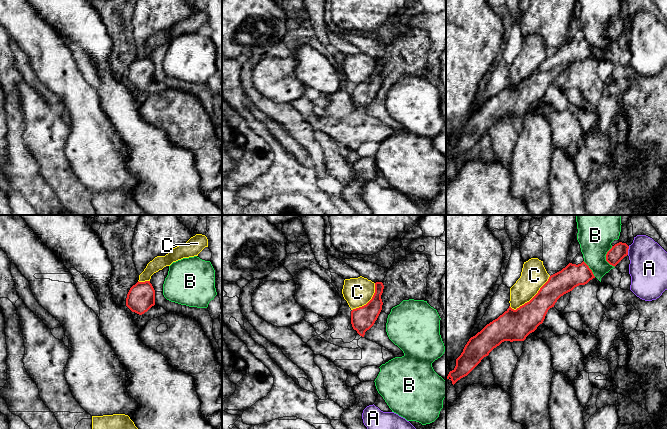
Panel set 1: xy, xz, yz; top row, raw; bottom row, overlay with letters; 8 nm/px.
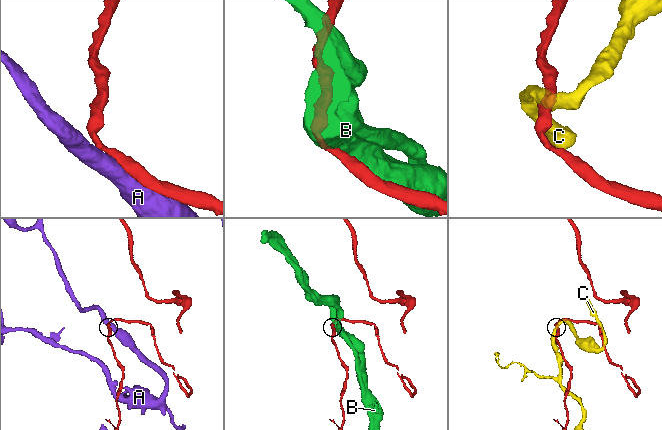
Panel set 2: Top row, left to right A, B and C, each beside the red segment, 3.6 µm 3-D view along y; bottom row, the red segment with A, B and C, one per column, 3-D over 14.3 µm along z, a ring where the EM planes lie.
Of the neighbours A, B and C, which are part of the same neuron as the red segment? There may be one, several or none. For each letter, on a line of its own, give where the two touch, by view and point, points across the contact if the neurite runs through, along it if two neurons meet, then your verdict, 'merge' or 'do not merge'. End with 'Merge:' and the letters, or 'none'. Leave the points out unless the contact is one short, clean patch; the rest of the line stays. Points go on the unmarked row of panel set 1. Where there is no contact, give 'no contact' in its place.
A: meets red in yz at (627, 26); border along yz (629, 22), (627, 30); do not merge
B: meets red in yz at (606, 33); do not merge
C: meets red in yz at (532, 74); do not merge
Merge: none

